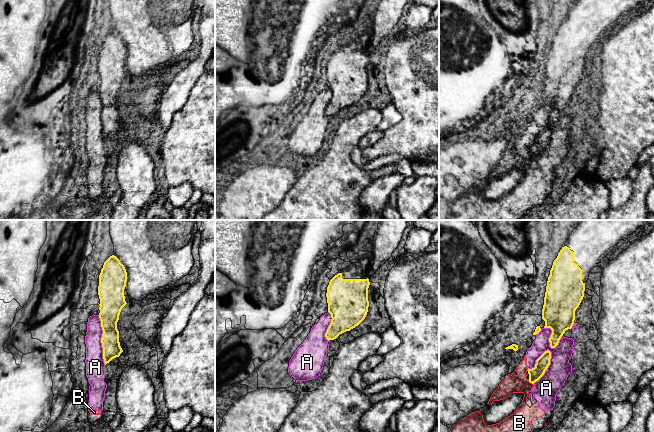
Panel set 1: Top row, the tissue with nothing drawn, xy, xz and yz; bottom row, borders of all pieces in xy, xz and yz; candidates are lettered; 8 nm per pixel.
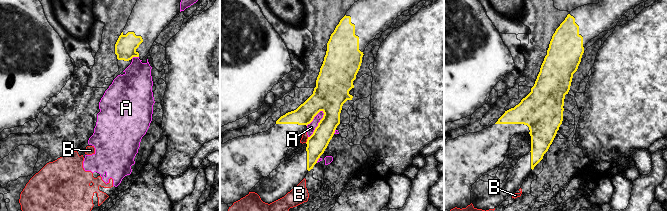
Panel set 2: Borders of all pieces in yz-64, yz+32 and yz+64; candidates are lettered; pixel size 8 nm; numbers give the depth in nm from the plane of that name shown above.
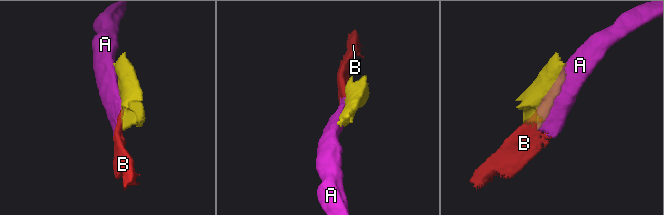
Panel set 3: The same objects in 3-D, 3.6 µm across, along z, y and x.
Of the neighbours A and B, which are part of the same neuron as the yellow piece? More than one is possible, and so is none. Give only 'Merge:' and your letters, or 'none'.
Merge: none

